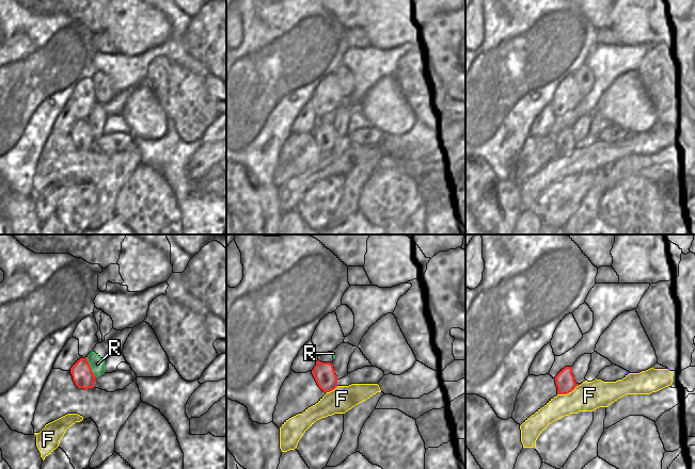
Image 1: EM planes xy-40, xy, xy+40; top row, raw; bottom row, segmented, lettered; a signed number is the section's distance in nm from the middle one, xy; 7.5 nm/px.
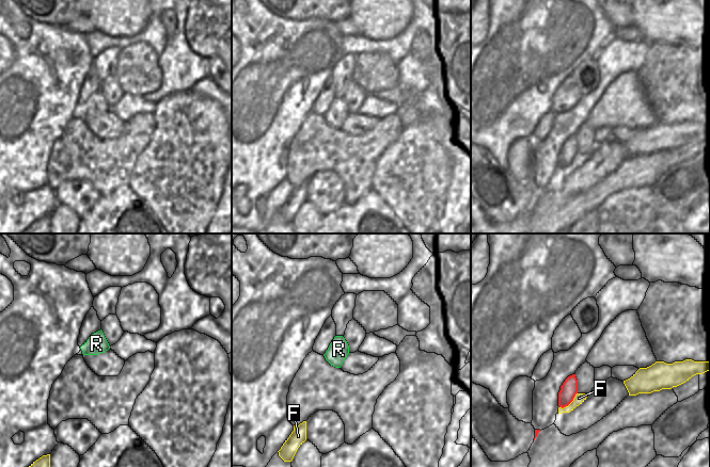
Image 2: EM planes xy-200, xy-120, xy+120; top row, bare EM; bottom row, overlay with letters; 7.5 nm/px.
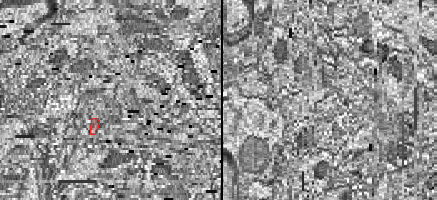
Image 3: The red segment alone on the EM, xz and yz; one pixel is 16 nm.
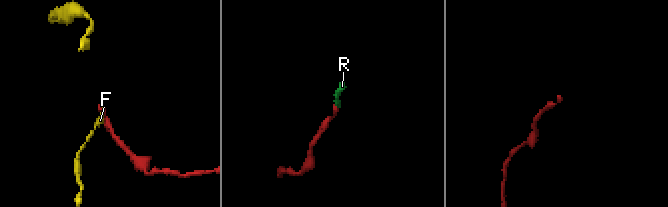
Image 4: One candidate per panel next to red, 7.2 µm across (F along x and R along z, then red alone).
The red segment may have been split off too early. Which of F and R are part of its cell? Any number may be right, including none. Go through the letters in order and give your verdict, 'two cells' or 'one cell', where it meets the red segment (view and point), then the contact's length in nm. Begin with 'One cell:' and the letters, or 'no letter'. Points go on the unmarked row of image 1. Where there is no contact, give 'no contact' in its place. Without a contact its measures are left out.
One cell: R
F: two cells; meets red in xy+40 at (567, 154); contact 170 nm long
R: one cell; meets red in xy-40 at (90, 128); contact 170 nm long

